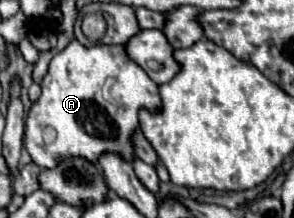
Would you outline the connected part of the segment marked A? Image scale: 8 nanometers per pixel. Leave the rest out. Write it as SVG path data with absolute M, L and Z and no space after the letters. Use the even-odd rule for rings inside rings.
M71 40L51 58L49 70L41 80L41 88L43 94L37 102L33 102L25 120L25 150L41 168L53 168L65 156L81 156L89 162L97 162L97 154L105 150L133 160L131 134L133 128L139 126L139 108L157 110L161 106L157 84L125 54L123 46L83 46L77 40ZM107 78L115 78L111 96L117 104L111 104L101 96L101 88ZM49 126L57 134L51 144L47 138Z

